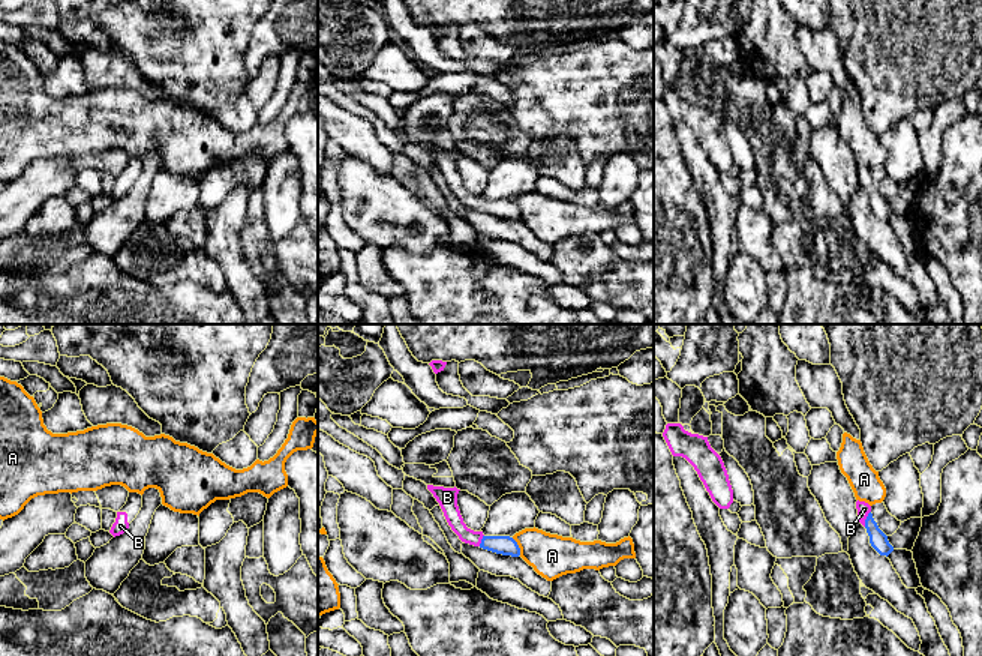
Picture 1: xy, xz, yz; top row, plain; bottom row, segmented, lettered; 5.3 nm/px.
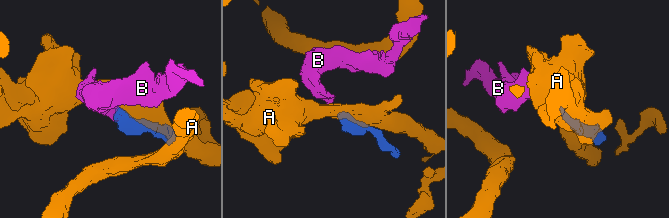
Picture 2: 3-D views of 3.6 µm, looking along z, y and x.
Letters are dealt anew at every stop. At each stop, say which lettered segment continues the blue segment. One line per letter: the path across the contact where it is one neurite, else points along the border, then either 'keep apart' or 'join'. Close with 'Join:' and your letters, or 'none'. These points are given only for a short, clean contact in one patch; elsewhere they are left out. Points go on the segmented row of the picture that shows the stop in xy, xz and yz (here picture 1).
A: keep apart
B: way yz (879, 541), (867, 518), (864, 509); join
Join: B

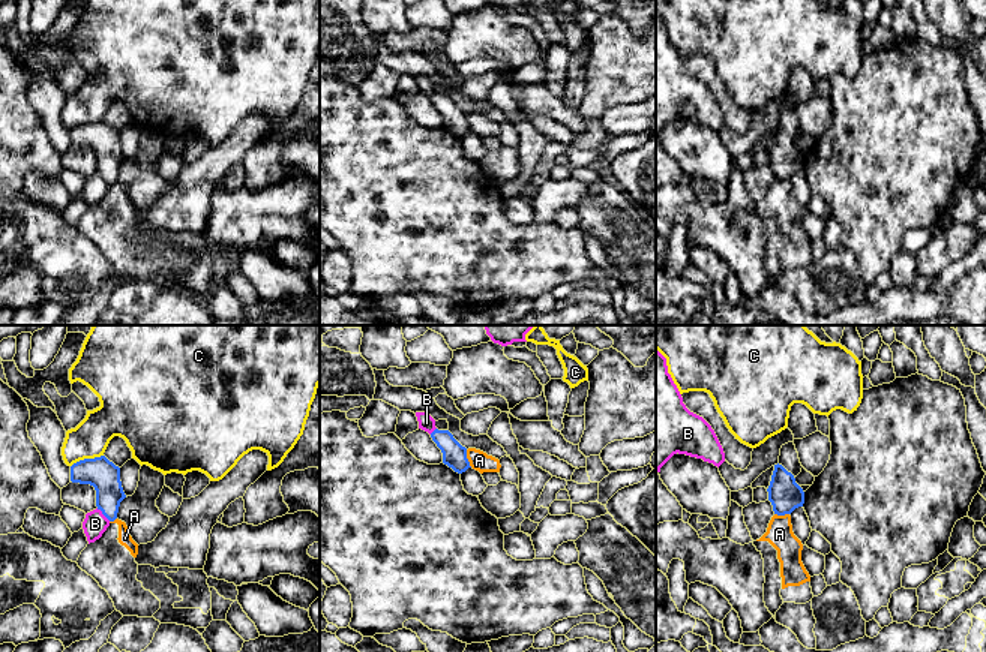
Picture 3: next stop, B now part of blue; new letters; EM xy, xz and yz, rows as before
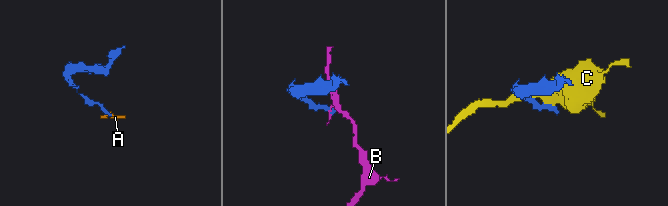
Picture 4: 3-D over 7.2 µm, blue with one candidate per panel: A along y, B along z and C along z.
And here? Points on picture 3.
A: border xz (465, 450), (465, 457), (471, 466); keep apart
B: border xy (96, 508), (110, 520); keep apart
C: border xy (102, 454), (93, 459), (80, 459), (71, 466); keep apart
Join: none

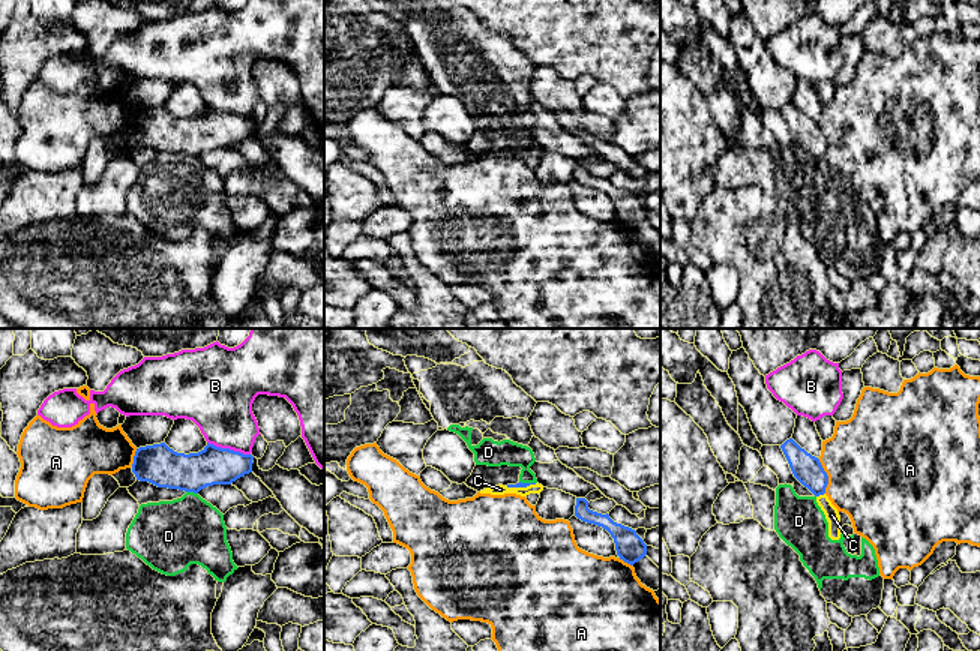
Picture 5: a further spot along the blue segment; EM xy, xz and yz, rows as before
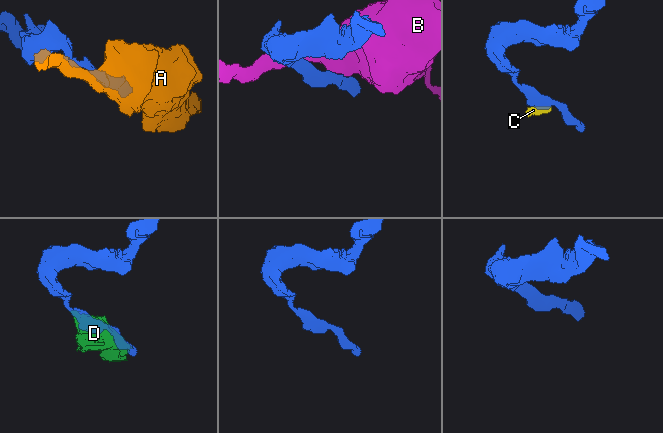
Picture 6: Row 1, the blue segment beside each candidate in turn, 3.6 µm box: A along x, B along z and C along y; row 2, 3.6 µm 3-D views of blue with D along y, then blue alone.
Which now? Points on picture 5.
A: keep apart
B: border xy (207, 441), (249, 455); keep apart
C: border yz (824, 492), (817, 497); keep apart
D: border xy (186, 491), (197, 494); keep apart
Join: none

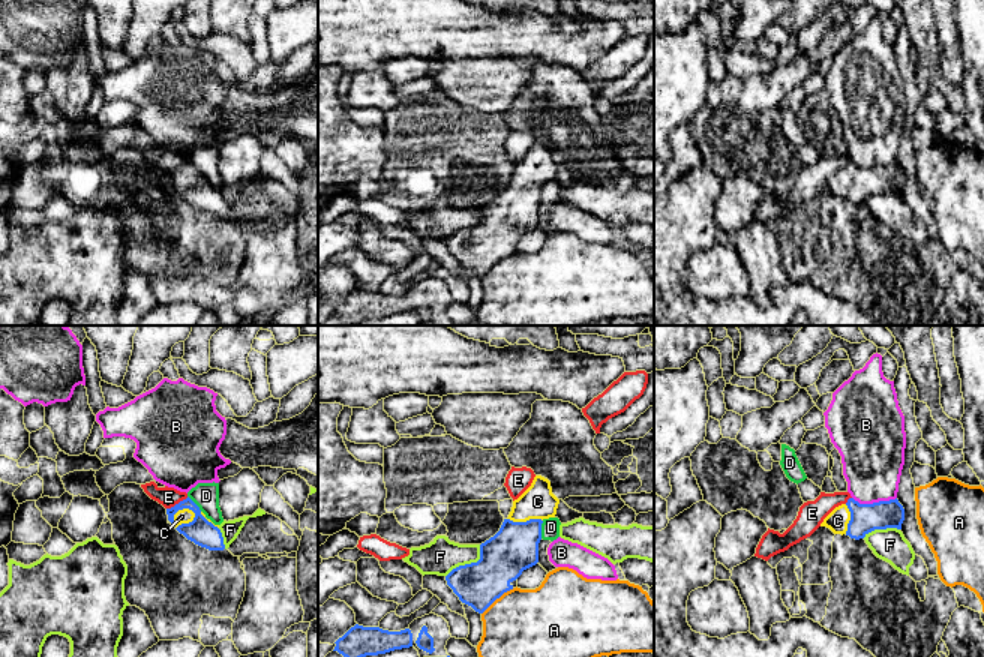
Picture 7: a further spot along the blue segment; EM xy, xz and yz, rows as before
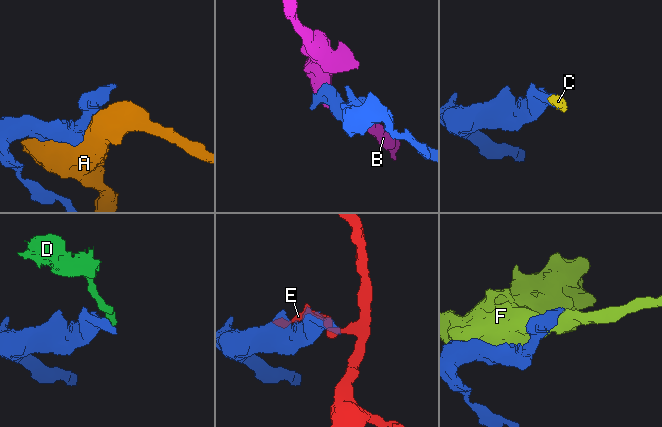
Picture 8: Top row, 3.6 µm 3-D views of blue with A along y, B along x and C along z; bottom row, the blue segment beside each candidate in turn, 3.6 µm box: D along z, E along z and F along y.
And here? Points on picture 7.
A: keep apart
B: keep apart
C: way xy (203, 533), (189, 522), (182, 516); join
D: border xz (543, 521), (540, 537); keep apart
E: keep apart
F: keep apart
Join: C

